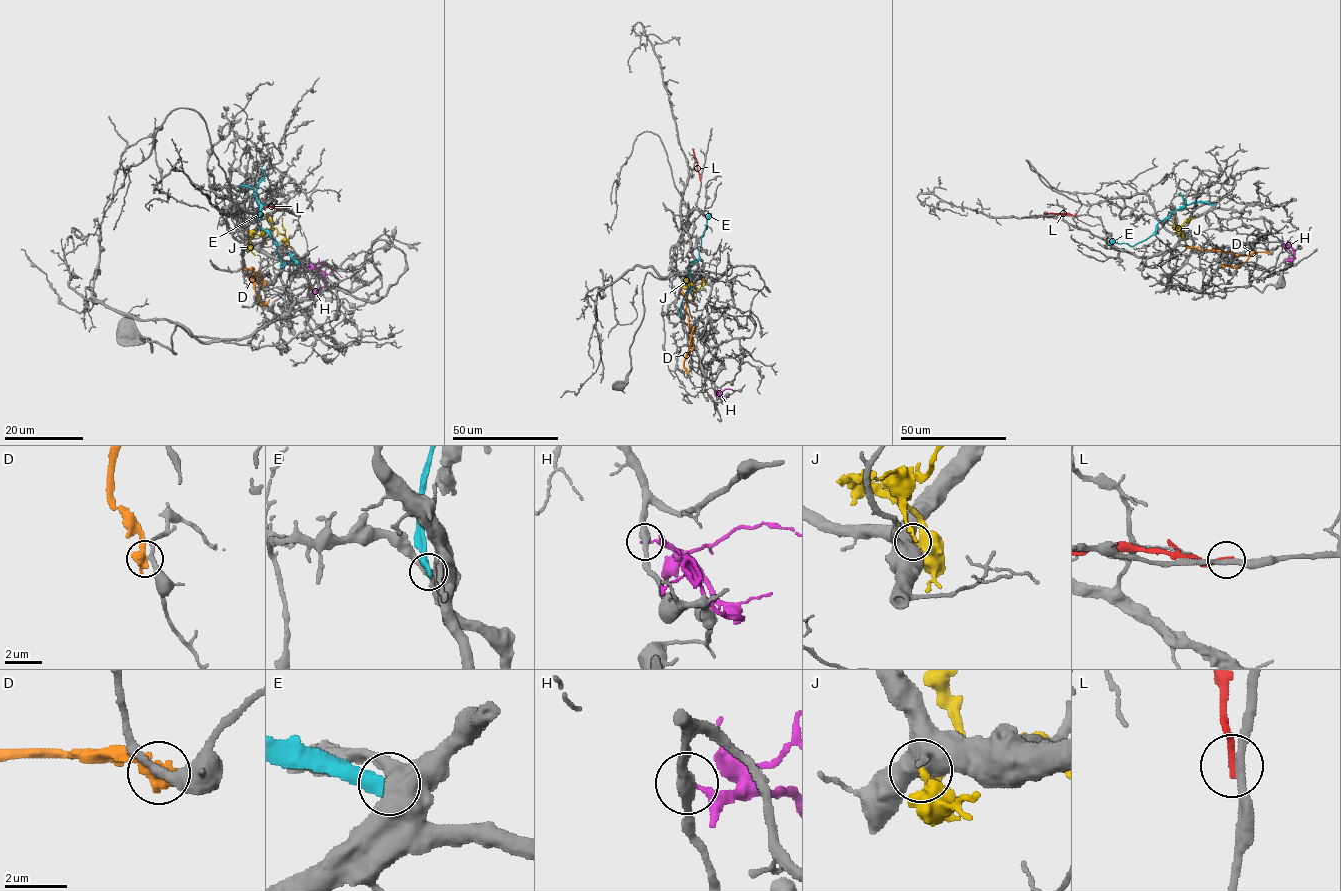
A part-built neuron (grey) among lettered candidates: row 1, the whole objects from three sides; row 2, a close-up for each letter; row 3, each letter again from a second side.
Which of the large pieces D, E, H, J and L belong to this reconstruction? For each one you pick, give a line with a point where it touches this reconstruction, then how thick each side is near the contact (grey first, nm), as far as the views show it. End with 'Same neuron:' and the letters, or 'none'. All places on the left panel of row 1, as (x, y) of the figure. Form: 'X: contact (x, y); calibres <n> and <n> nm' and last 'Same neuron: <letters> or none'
Same neuron: none

